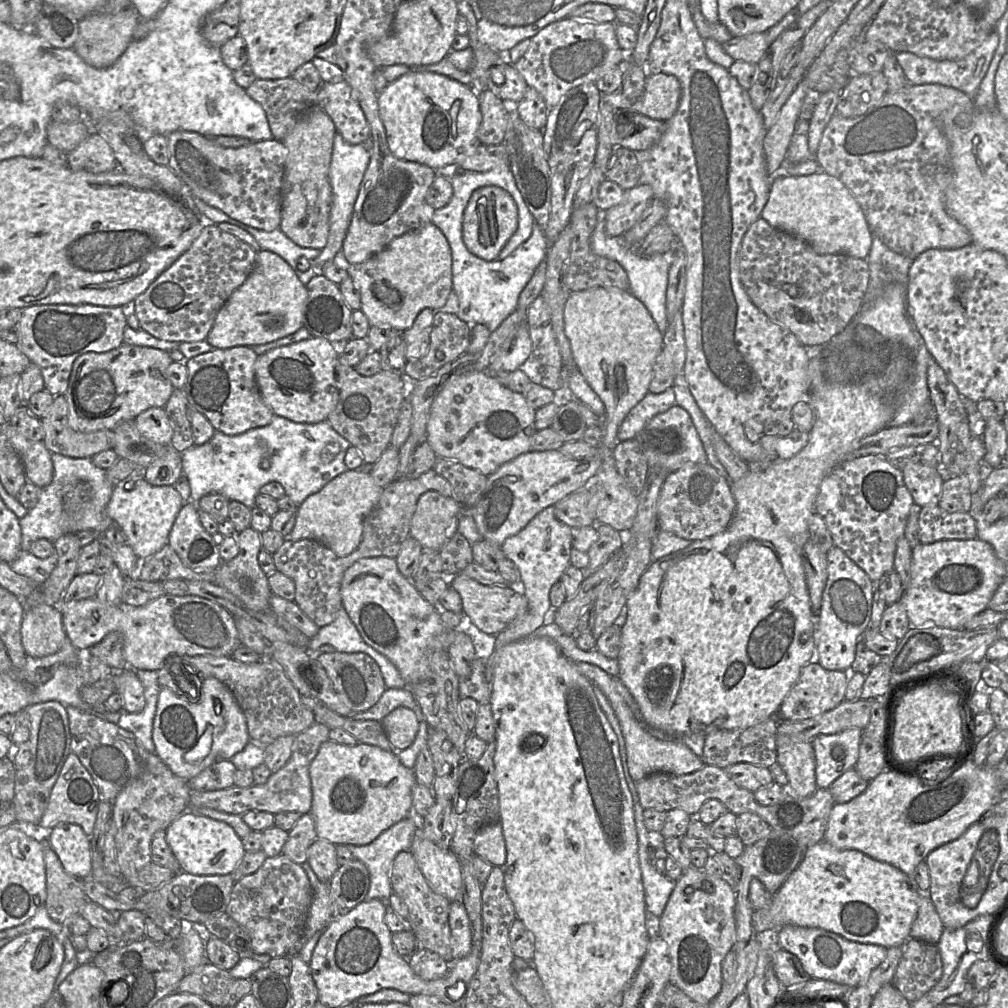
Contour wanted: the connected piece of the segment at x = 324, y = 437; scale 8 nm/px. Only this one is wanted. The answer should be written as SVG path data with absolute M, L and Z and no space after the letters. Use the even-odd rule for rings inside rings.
M274 415L266 426L233 436L215 431L207 443L193 445L182 453L183 475L189 482L192 502L218 493L252 509L256 506L255 499L261 487L278 482L299 507L308 496L317 493L347 470L344 458L350 446L350 442L335 431L327 420L314 424L296 423ZM263 459L270 461L267 470L261 468Z

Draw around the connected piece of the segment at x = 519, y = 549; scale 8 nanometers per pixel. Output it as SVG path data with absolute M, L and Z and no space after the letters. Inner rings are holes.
M553 505L538 513L521 531L508 537L500 547L505 557L511 560L520 572L520 590L527 598L528 606L524 614L516 617L495 638L493 651L485 660L485 679L490 685L493 682L499 650L510 643L534 636L535 630L544 624L545 615L549 616L554 610L550 603L550 590L571 565L572 529L557 519Z

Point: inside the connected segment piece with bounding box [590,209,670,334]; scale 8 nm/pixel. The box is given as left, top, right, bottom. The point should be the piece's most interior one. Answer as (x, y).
(648, 275)

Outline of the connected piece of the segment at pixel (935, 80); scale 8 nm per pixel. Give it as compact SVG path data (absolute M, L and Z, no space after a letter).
M992 31L978 48L959 60L934 60L928 57L917 56L911 52L898 52L894 54L910 84L941 84L958 89L969 97L974 98L988 71L998 44L999 35L996 31Z

